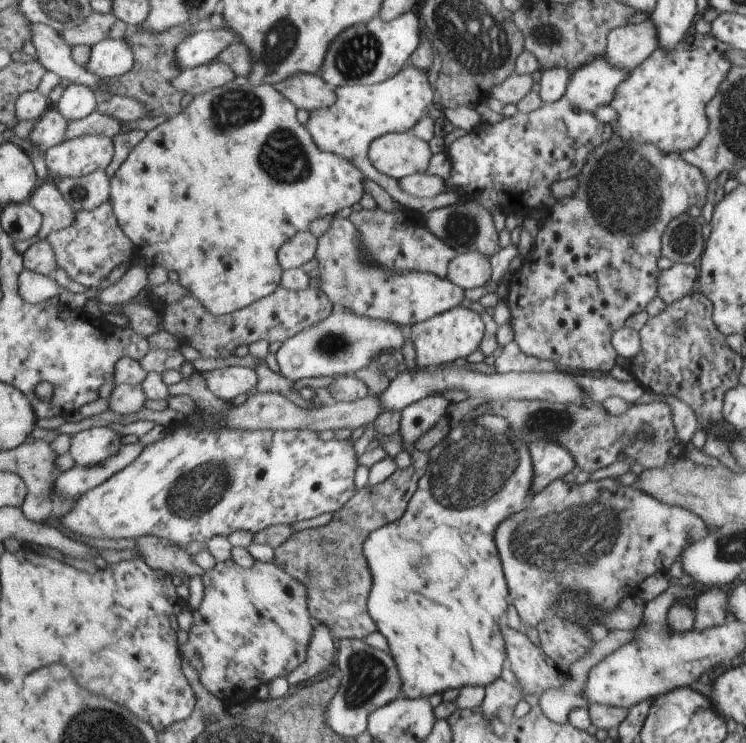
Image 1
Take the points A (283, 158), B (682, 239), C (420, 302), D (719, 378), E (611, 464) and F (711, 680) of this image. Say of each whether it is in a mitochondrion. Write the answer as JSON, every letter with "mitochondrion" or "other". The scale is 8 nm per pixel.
{"A":"mitochondrion","B":"mitochondrion","C":"other","D":"other","E":"other","F":"other"}

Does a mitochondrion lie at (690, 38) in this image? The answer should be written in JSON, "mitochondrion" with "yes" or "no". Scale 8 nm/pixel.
{"mitochondrion":"no"}

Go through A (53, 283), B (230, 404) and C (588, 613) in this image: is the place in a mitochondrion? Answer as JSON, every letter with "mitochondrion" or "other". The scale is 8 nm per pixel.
{"A":"other","B":"other","C":"mitochondrion"}

